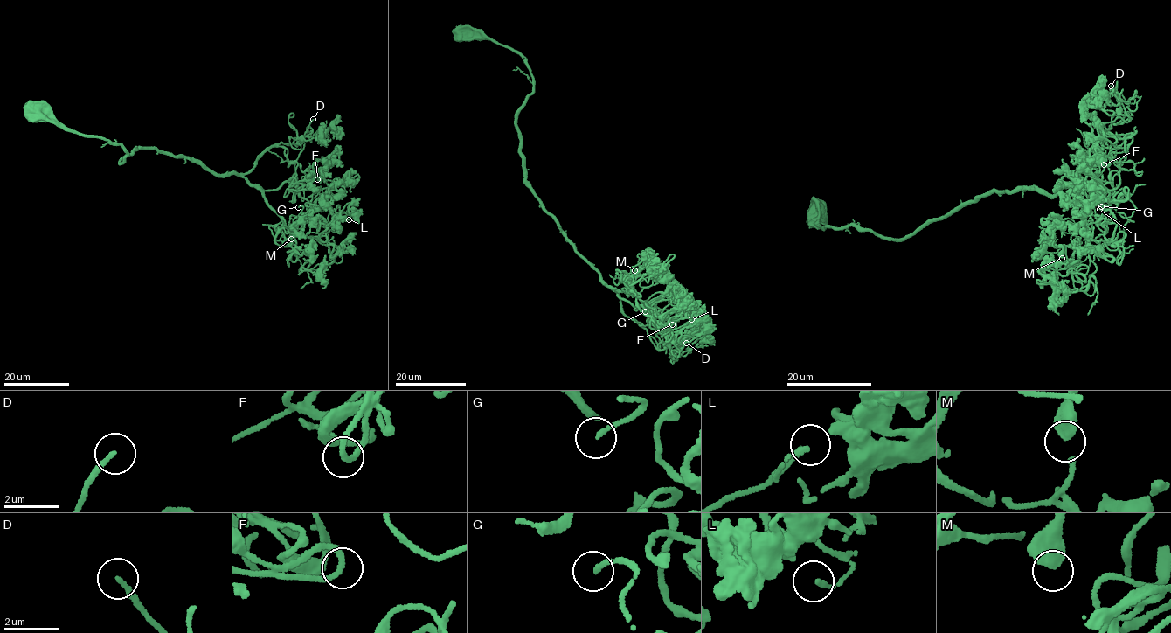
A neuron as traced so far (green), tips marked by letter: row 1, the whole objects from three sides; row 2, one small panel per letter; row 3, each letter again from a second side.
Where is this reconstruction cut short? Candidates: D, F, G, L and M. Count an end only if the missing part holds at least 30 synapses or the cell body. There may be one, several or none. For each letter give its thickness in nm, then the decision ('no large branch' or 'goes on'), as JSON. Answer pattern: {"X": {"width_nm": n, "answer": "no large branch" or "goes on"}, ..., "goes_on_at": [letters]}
{"D": {"width_nm": 180, "answer": "goes on"}, "F": {"width_nm": 170, "answer": "no large branch"}, "G": {"width_nm": 170, "answer": "no large branch"}, "L": {"width_nm": 150, "answer": "no large branch"}, "M": {"width_nm": 550, "answer": "no large branch"}, "goes_on_at": ["D"]}

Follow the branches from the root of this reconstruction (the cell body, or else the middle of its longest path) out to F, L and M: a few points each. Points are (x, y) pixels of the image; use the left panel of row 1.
F: (35, 112), (121, 145), (128, 153), (121, 163), (151, 149), (242, 176), (268, 150), (317, 179)
L: (35, 112), (121, 145), (121, 163), (151, 149), (242, 176), (300, 238), (336, 231), (331, 211), (349, 219)
M: (35, 112), (121, 145), (121, 163), (151, 149), (242, 176), (291, 239)

